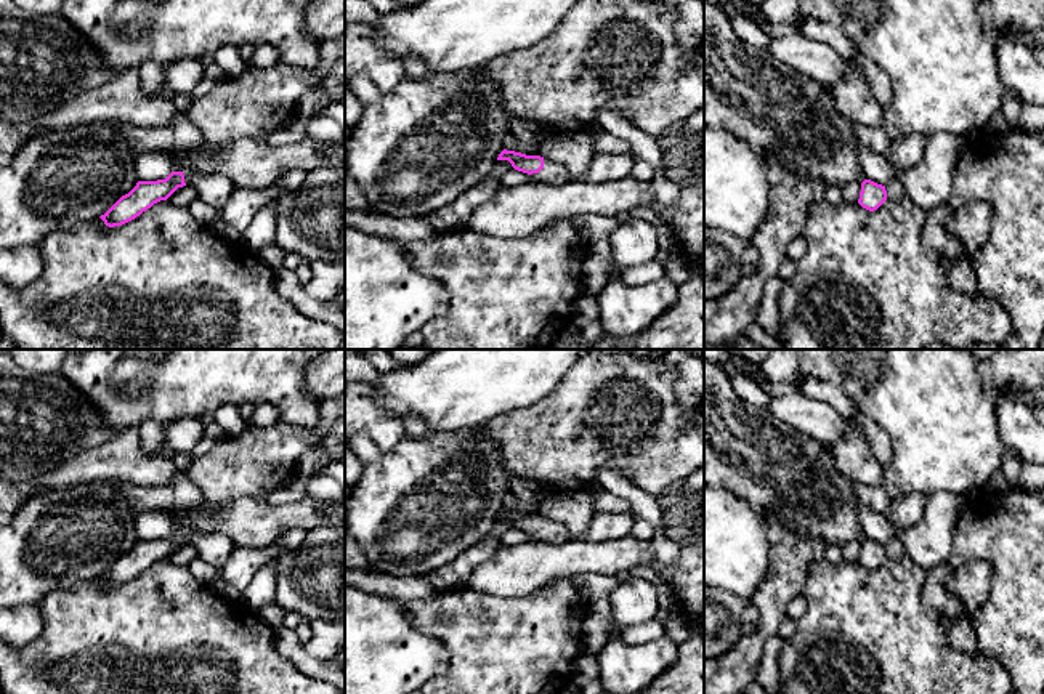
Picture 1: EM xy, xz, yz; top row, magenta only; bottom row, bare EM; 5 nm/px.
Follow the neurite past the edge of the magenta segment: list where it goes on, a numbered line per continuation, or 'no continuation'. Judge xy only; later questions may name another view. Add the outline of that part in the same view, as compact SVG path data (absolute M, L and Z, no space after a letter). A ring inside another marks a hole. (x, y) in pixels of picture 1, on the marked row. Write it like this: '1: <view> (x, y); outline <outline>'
1: xy (250, 164); outline M306 136L297 144L271 146L266 139L241 138L226 143L205 143L196 152L170 152L165 151L173 165L175 171L184 175L188 186L192 175L220 173L229 178L234 188L263 191L273 188L277 180L293 168L300 168L306 173L318 167L330 165L342 168L345 167L345 152L337 141L322 141Z

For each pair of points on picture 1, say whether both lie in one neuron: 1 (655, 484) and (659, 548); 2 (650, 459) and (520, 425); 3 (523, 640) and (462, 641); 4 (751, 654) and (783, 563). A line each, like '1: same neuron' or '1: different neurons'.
1: different neurons
2: same neuron
3: same neuron
4: same neuron

